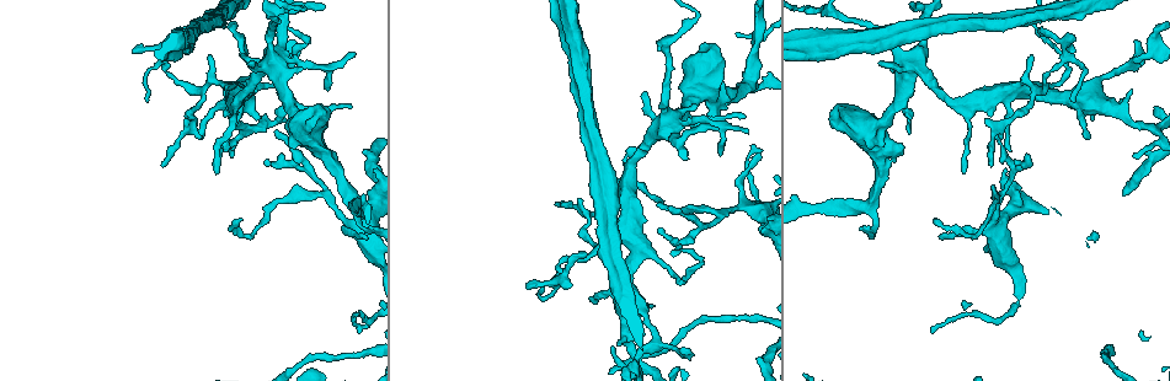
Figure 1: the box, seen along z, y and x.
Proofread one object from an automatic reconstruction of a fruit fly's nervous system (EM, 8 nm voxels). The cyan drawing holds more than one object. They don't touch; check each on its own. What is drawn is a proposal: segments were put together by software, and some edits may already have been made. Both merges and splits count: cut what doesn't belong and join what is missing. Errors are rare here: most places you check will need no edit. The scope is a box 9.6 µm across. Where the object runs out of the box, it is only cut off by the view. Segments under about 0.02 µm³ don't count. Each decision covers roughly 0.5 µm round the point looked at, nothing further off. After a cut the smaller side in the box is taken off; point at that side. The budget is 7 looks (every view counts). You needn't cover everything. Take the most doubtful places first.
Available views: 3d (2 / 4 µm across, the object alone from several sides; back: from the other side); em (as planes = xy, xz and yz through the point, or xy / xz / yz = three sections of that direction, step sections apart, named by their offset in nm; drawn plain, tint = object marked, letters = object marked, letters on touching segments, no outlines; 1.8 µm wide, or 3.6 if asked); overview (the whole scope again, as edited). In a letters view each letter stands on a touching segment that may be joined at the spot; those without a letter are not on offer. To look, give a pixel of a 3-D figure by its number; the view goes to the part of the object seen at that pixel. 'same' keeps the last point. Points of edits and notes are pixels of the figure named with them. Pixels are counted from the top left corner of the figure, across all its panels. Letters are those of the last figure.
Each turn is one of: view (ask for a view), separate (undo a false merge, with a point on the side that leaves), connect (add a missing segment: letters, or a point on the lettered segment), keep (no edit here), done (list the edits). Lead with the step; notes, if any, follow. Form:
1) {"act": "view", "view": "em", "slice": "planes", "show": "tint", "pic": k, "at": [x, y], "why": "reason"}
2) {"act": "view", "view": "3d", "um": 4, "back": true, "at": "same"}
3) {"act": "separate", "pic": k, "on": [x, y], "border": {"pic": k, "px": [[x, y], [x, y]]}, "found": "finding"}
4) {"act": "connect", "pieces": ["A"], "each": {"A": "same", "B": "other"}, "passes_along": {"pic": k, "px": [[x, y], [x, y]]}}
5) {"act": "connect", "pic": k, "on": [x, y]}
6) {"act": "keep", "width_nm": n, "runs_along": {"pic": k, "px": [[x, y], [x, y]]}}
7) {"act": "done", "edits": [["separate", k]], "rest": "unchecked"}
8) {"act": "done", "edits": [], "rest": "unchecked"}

{"act": "view", "view": "em", "slice": "planes", "show": "letters", "pic": 1, "at": [635, 150], "why": "branch stops here"}

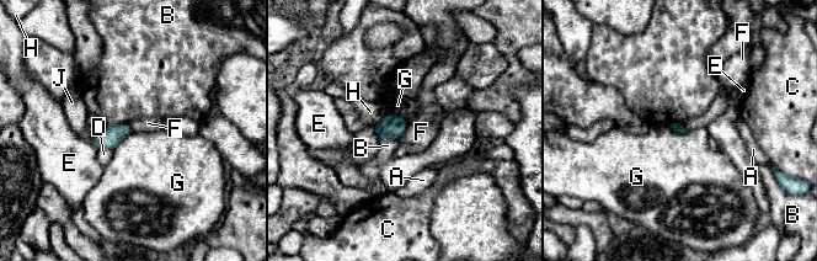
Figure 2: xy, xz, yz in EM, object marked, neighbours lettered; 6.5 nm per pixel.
{"act": "keep", "longest_contact_nm": ["B", 180], "each": {"A": "other", "B": "other", "C": "other", "D": "other", "E": "other", "F": "other", "G": "other", "H": "other", "J": "other"}, "found": "none of them fits"}

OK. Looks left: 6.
{"act": "view", "view": "3d", "um": 2, "pic": 1, "at": [658, 228], "why": "thin end"}

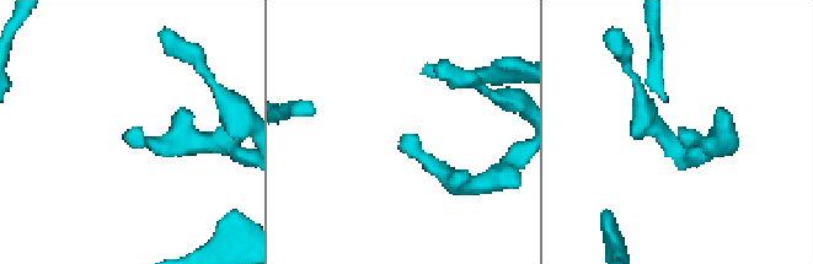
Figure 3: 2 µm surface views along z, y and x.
{"act": "view", "view": "em", "slice": "xz", "step": 4, "show": "tint", "pic": 3, "at": [135, 131]}

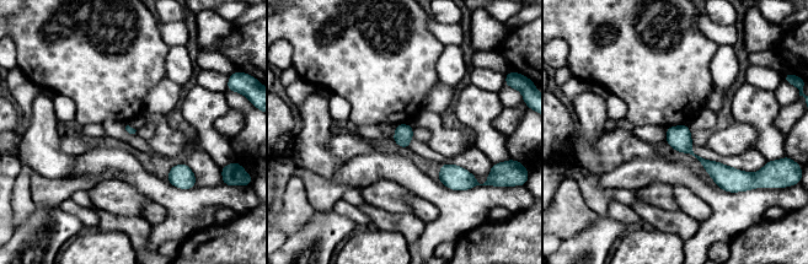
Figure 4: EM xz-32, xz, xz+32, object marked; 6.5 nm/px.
{"act": "view", "view": "em", "slice": "yz", "step": 16, "show": "letters", "at": "same"}

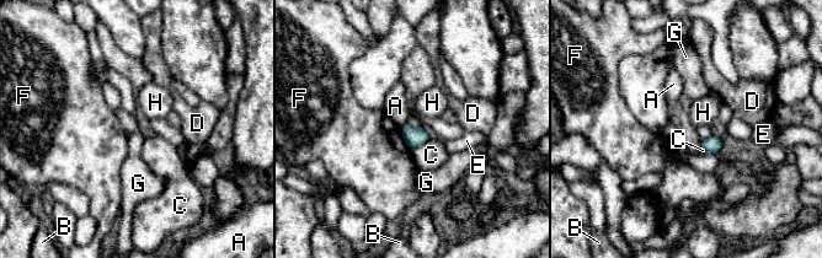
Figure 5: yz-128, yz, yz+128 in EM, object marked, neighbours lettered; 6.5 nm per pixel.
{"act": "keep", "width_nm": 130, "each": {"A": "other", "B": "other", "C": "other", "D": "other", "E": "other", "F": "other", "G": "other", "H": "other"}, "found": "none of them fits"}

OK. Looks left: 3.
{"act": "view", "view": "3d", "um": 2, "pic": 1, "at": [881, 160], "why": "calibre changes"}

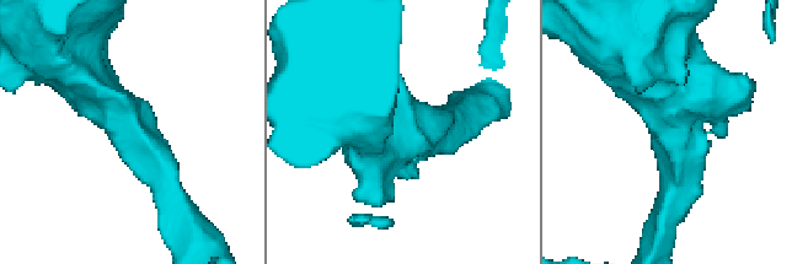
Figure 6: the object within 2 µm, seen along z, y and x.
{"act": "view", "view": "em", "slice": "planes", "show": "letters", "pic": 6, "at": [408, 124], "why": "need the tissue"}

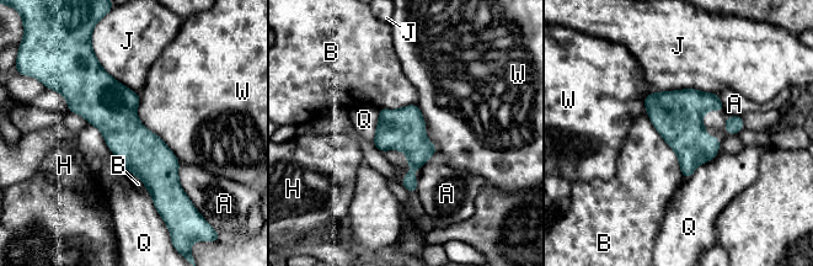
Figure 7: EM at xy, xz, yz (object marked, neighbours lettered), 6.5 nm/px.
{"act": "keep", "each": {"A": "other", "B": "other", "H": "other", "J": "other", "Q": "other", "W": "other"}, "runs_along": {"pic": 7, "px": [[95, 67], [156, 200]]}, "found": "one neuron here"}

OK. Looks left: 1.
{"act": "done", "edits": [], "rest": "unchecked"}

